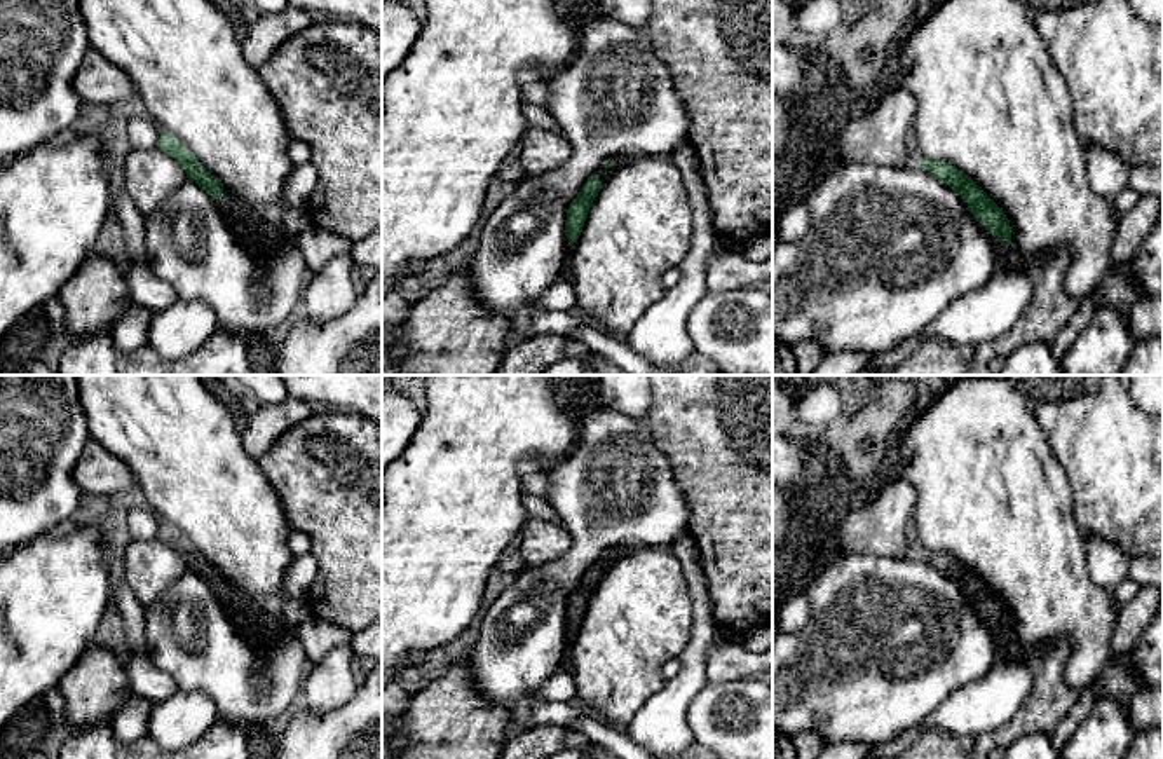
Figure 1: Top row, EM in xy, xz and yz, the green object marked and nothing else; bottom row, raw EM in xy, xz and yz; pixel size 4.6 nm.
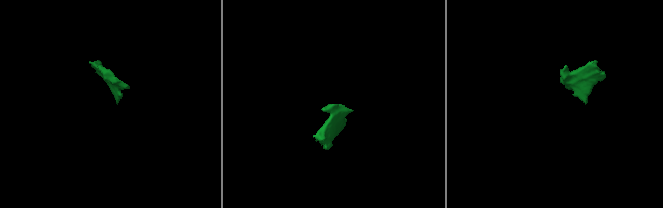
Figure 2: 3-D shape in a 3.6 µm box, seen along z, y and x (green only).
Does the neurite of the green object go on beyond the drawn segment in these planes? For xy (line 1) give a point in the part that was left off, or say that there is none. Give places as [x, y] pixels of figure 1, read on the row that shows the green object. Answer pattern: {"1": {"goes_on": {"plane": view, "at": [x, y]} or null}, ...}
{"1": {"goes_on": {"plane": "xy", "at": [246, 222]}}}

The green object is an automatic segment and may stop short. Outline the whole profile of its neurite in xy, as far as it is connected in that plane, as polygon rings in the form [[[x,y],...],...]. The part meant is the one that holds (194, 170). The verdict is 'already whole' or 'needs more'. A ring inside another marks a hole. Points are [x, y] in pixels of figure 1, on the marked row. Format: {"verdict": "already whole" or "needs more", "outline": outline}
{"verdict": "needs more", "outline": [[[160,131],[159,147],[183,166],[187,178],[194,180],[214,197],[214,206],[220,215],[251,251],[255,260],[262,262],[275,250],[279,239],[269,234],[269,227],[262,222],[262,215],[242,201],[227,197],[223,194],[223,183],[211,174],[183,143]]]}

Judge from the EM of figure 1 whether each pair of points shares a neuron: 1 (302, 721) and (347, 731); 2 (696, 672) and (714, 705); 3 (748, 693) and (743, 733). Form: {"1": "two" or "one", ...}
{"1": "one", "2": "two", "3": "one"}

